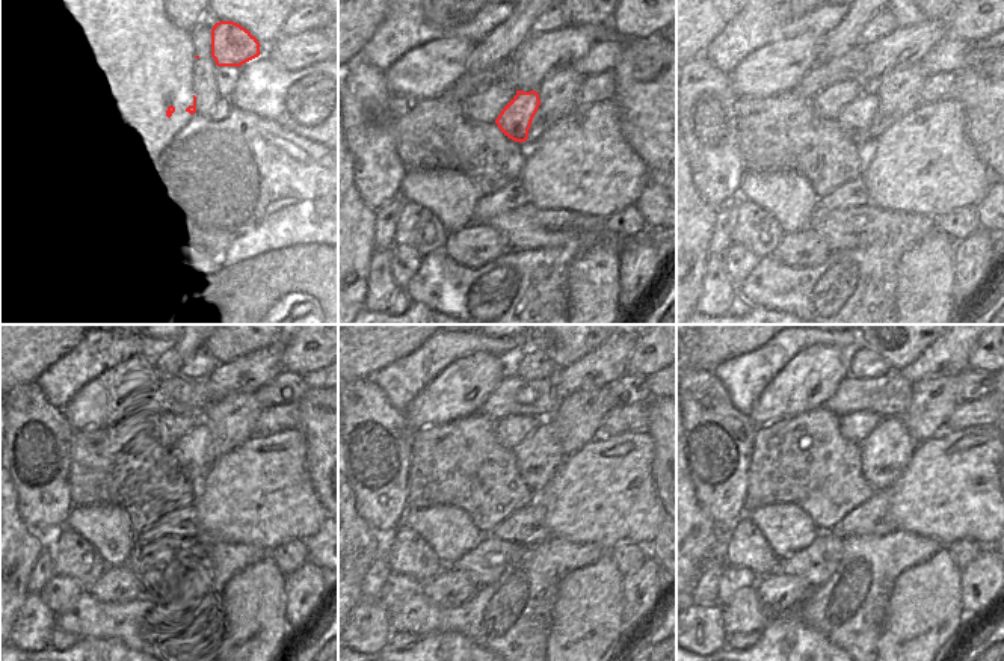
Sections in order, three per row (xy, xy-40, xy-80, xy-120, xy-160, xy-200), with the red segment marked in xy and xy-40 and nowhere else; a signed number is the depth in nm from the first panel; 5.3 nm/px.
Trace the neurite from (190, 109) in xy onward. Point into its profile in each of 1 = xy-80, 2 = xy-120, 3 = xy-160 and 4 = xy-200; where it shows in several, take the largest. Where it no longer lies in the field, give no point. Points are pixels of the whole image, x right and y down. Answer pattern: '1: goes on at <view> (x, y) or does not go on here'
1: goes on at xy-80 (856, 118)
2: goes on at xy-120 (192, 456)
3: goes on at xy-160 (538, 458)
4: goes on at xy-200 (885, 453)

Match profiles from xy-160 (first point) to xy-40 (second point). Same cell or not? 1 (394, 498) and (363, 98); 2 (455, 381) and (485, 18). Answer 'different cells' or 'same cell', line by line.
1: same cell
2: different cells

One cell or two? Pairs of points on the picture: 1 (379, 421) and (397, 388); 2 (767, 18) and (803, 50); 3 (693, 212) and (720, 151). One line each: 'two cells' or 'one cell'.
1: two cells
2: two cells
3: two cells

